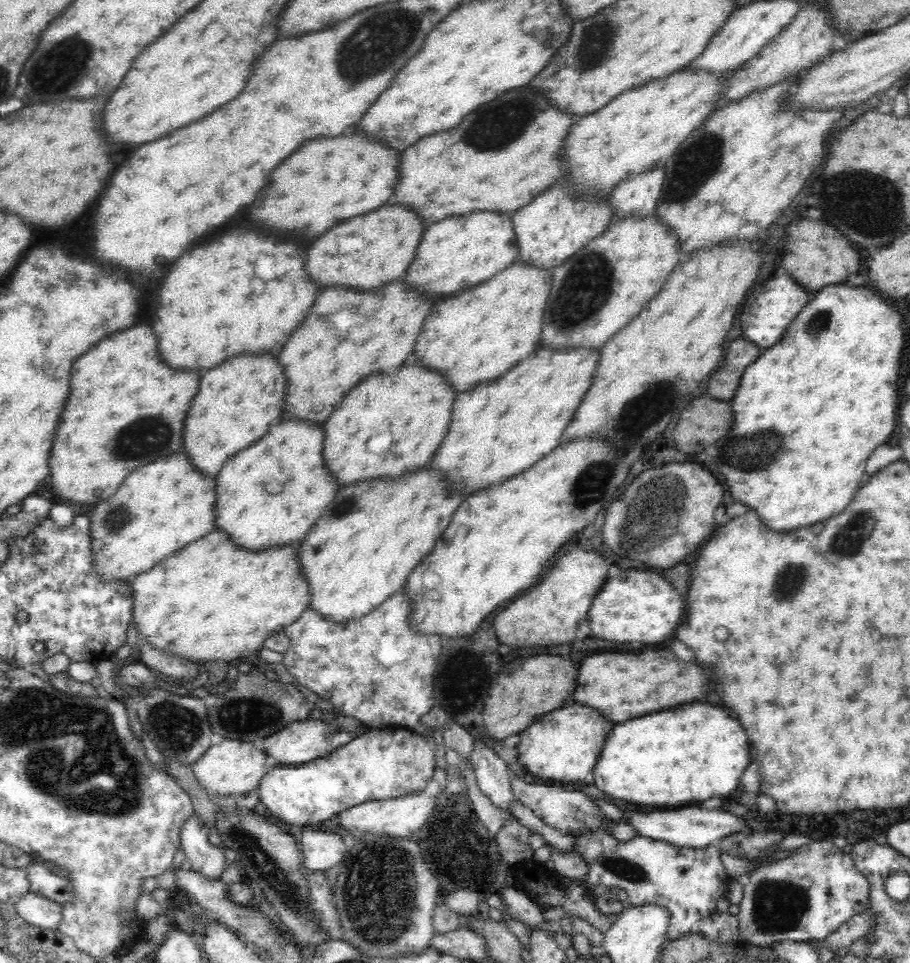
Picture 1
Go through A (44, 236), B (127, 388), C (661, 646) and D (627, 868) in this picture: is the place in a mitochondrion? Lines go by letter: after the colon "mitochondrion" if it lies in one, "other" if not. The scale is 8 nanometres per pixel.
A: other
B: other
C: other
D: mitochondrion

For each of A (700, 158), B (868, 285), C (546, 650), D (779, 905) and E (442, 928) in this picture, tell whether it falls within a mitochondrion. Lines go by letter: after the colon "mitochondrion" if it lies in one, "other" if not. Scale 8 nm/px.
A: mitochondrion
B: other
C: other
D: mitochondrion
E: other

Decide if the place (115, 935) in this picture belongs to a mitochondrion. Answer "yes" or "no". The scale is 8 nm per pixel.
no

